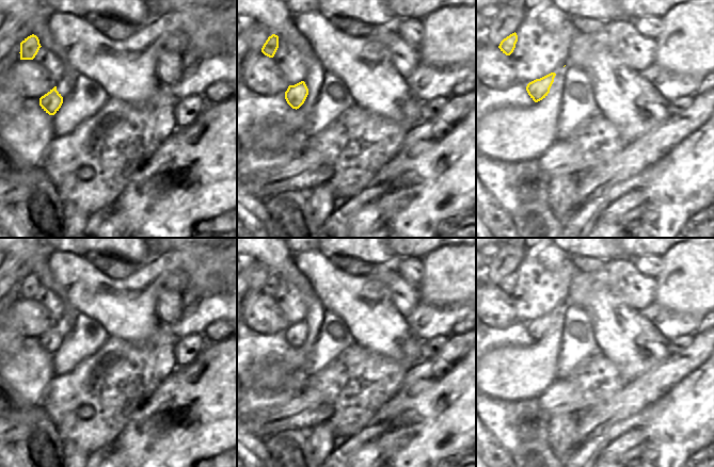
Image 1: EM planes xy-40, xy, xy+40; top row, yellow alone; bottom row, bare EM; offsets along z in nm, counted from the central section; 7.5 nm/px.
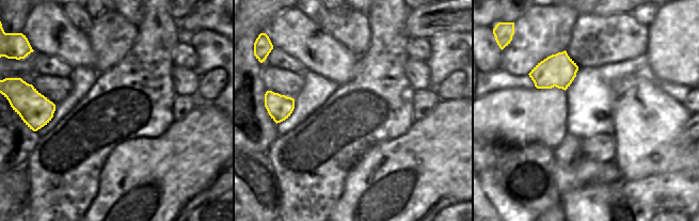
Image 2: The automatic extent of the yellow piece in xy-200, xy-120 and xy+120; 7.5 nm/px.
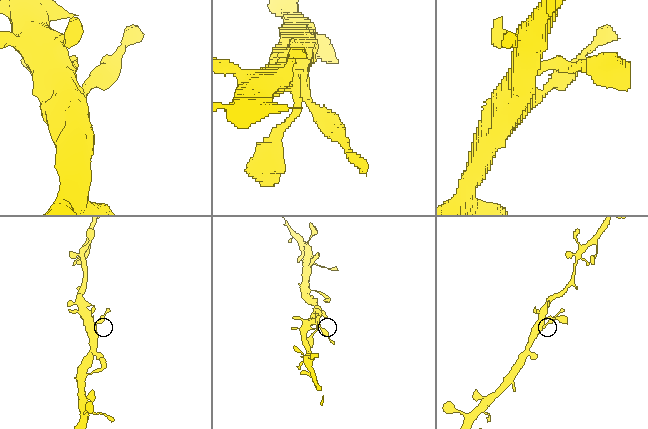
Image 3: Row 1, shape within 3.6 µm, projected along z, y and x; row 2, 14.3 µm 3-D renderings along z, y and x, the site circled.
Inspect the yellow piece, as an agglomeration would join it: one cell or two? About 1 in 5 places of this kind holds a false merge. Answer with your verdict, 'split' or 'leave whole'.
leave whole

